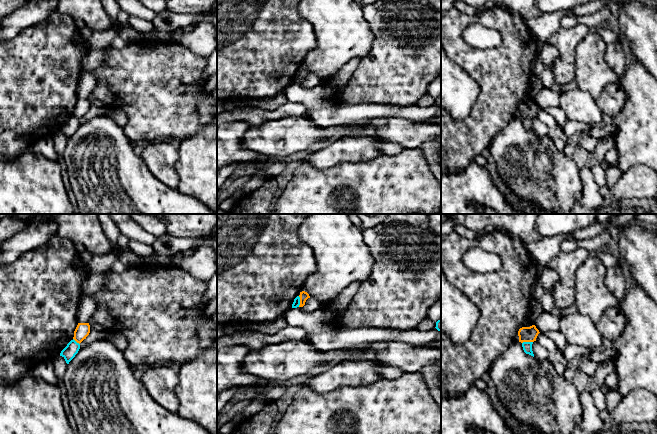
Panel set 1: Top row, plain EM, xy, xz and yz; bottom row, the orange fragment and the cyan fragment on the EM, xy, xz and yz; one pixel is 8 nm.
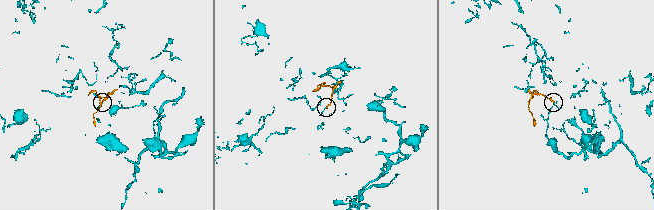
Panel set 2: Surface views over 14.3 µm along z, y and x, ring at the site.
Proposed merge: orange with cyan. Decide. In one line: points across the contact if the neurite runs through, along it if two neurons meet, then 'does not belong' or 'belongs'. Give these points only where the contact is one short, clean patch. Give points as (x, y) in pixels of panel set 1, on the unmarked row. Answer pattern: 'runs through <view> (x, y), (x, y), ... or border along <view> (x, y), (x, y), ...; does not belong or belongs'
border along xz (298, 72), (299, 82); does not belong

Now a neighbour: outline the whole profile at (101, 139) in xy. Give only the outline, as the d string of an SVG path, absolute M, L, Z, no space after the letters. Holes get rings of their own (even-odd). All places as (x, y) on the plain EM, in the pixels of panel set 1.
M105 114L80 124L69 138L62 157L80 214L216 214L196 198L185 195L178 189L171 189L156 179L140 155L134 152L134 146L125 135L124 127L120 127Z

